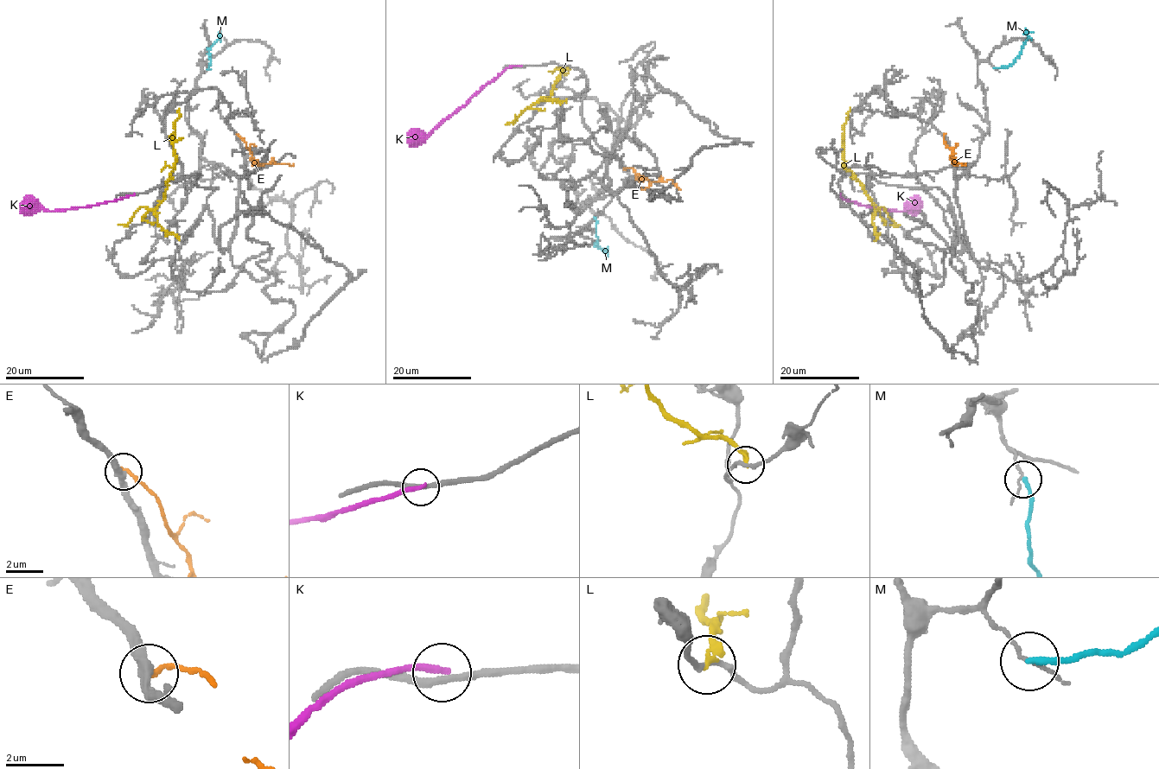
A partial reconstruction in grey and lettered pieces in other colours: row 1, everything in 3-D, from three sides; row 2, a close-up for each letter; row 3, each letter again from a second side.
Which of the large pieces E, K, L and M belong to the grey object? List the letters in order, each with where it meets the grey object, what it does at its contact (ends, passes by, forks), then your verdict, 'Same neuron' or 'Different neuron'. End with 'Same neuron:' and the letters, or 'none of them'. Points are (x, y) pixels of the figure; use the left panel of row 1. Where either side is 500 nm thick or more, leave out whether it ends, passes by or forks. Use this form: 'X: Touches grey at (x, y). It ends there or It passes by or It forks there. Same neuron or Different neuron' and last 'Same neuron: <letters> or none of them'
E: Touches grey at (238, 135). It ends there. Different neuron
K: Touches grey at (133, 194). It ends there. Different neuron
L: Touches grey at (179, 240). It ends there. Different neuron
M: Touches grey at (207, 69). It ends there. Different neuron
Same neuron: none of them

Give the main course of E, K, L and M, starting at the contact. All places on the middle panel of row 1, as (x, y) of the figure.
E: (625, 168), (631, 167), (638, 176), (650, 182), (670, 179), (681, 189)
K: (520, 66), (513, 65), (503, 70), (427, 135), (410, 136), (406, 140)
L: (566, 100), (542, 98), (550, 94), (563, 69), (560, 68), (567, 75)
M: (595, 218), (597, 244), (607, 251), (606, 257)

